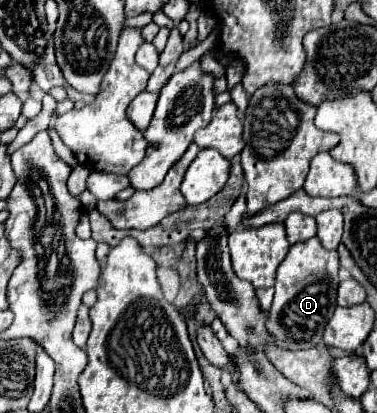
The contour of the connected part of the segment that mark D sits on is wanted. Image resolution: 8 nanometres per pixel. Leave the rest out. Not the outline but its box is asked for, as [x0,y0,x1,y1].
[267,237,339,351]

